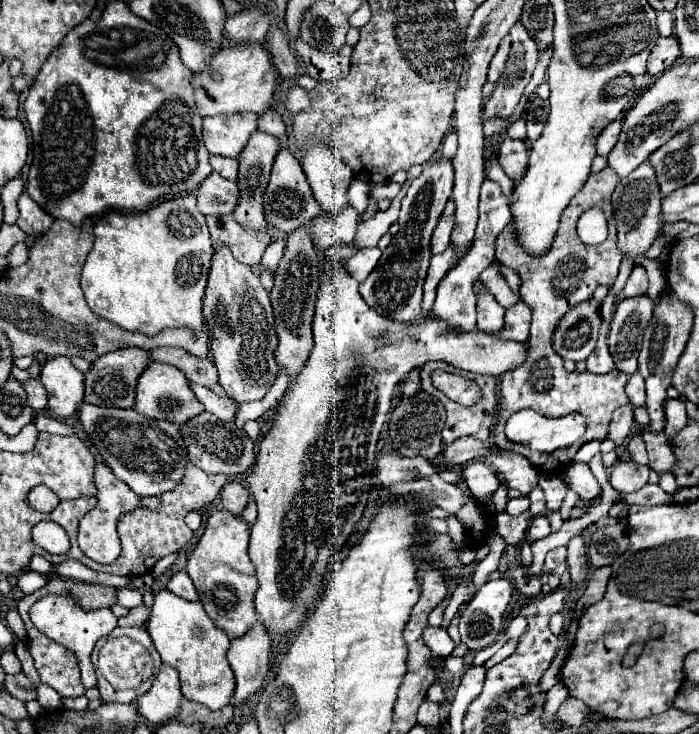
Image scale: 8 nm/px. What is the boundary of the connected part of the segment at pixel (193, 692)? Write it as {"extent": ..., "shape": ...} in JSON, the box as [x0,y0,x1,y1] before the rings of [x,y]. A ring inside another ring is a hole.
{"extent":[146,591,234,711],"shape":[[[160,591],[154,597],[152,615],[146,627],[156,651],[162,657],[162,663],[174,667],[180,673],[182,693],[188,701],[202,703],[212,711],[222,709],[230,701],[234,691],[234,673],[226,659],[230,639],[210,621],[200,601],[190,603],[170,591]]]}

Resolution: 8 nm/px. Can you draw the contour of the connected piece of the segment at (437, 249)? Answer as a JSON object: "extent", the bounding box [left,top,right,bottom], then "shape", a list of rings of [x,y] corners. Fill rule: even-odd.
{"extent":[430,201,454,255],"shape":[[[448,201],[444,213],[442,213],[440,219],[438,219],[438,225],[434,227],[432,239],[430,239],[430,251],[432,251],[434,255],[436,255],[436,253],[442,253],[442,251],[448,247],[452,227],[454,227],[454,201]]]}

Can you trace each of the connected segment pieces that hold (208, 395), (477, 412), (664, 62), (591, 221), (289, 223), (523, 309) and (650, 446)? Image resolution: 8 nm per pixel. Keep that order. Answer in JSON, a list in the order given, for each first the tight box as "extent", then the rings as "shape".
[{"extent":[190,383,236,421],"shape":[[[190,383],[190,389],[194,391],[194,395],[198,397],[198,401],[206,407],[206,411],[214,413],[218,419],[226,419],[226,421],[234,421],[234,415],[236,415],[236,403],[232,399],[226,399],[226,397],[216,397],[208,387],[202,387],[202,385],[196,385],[196,383]]]},{"extent":[420,361,498,445],"shape":[[[428,361],[428,363],[420,369],[420,379],[422,379],[424,383],[428,383],[426,379],[430,379],[430,373],[432,373],[434,369],[442,369],[442,371],[448,371],[448,373],[462,375],[462,377],[466,377],[466,379],[474,379],[474,381],[482,387],[482,401],[476,403],[476,405],[472,405],[472,407],[468,407],[468,409],[460,409],[460,405],[452,403],[450,399],[438,397],[438,399],[444,403],[446,411],[448,411],[448,421],[446,421],[444,431],[442,431],[442,441],[444,441],[444,445],[450,445],[454,439],[464,437],[464,435],[470,435],[470,437],[474,437],[474,439],[478,439],[478,441],[482,441],[482,443],[488,443],[488,441],[490,441],[492,423],[494,423],[494,415],[496,415],[494,411],[498,409],[498,377],[492,377],[492,375],[474,375],[474,373],[470,373],[470,371],[454,369],[452,365],[442,363],[442,361],[440,361],[440,363],[438,363],[438,361]]]},{"extent":[648,37,680,75],"shape":[[[660,37],[648,59],[648,73],[660,75],[680,59],[680,43],[676,37]]]},{"extent":[578,209,608,245],"shape":[[[590,209],[578,219],[578,237],[584,241],[584,245],[598,245],[606,239],[608,227],[606,227],[606,217],[600,209]]]},{"extent":[264,147,322,235],"shape":[[[284,147],[278,151],[278,155],[274,159],[272,177],[270,177],[268,189],[264,193],[264,209],[266,209],[266,219],[270,221],[270,225],[274,225],[276,229],[280,229],[286,235],[292,233],[294,229],[298,229],[300,225],[308,225],[314,217],[318,217],[322,213],[322,207],[314,199],[312,189],[306,181],[306,175],[304,175],[298,159]]]},{"extent":[496,301,530,343],"shape":[[[518,301],[516,305],[506,309],[504,327],[500,329],[500,333],[496,337],[526,343],[528,329],[530,329],[530,309],[522,301]]]},{"extent":[642,429,678,473],"shape":[[[648,429],[642,431],[644,443],[646,443],[646,451],[648,451],[648,459],[650,465],[654,467],[656,473],[674,473],[674,469],[678,467],[678,459],[672,453],[672,447],[668,443],[668,439],[664,437],[664,433],[654,435]]]}]

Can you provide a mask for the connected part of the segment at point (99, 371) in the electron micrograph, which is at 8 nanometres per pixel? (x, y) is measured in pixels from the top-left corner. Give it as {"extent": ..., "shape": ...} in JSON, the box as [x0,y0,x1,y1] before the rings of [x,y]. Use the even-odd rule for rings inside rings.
{"extent":[84,347,150,407],"shape":[[[130,347],[130,349],[118,349],[110,351],[102,357],[98,357],[92,367],[86,371],[84,381],[84,401],[100,407],[132,407],[134,405],[134,387],[136,379],[142,373],[142,369],[150,363],[144,349]]]}

